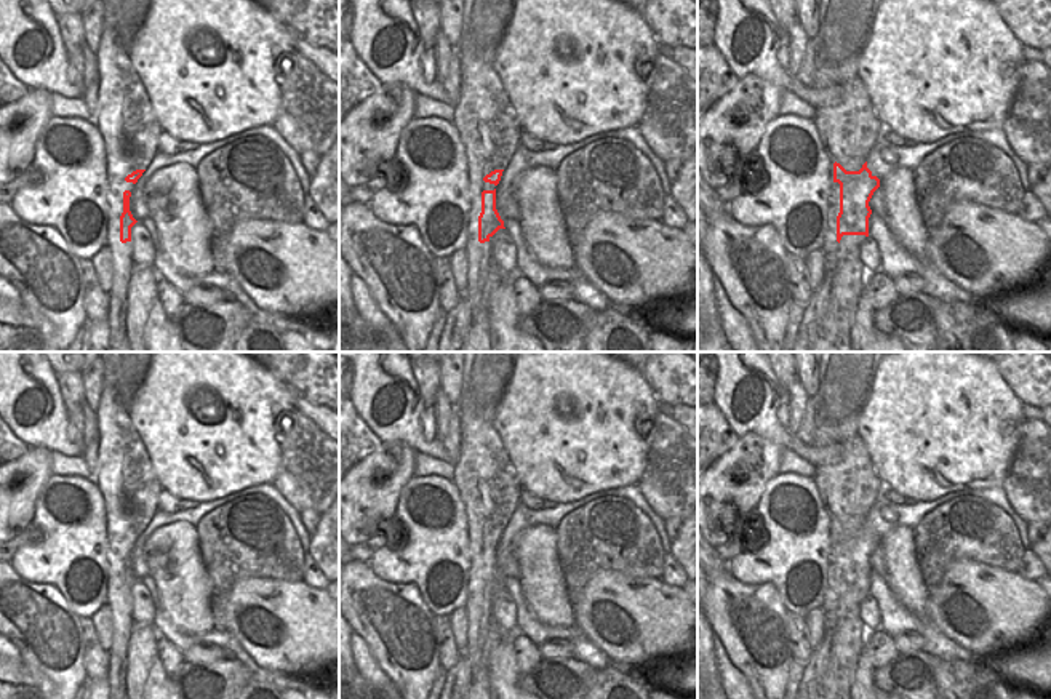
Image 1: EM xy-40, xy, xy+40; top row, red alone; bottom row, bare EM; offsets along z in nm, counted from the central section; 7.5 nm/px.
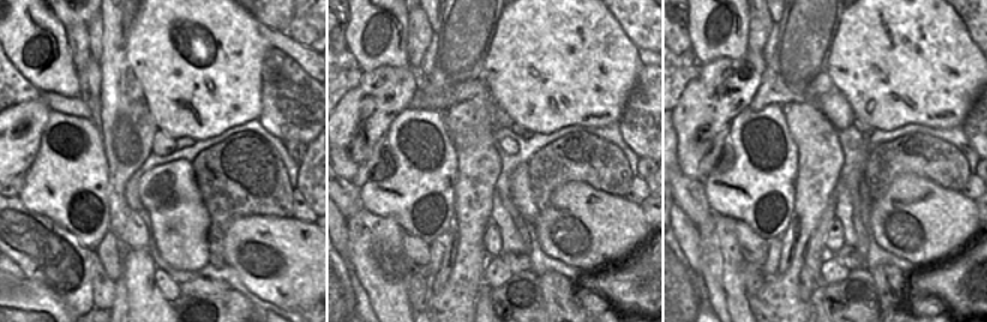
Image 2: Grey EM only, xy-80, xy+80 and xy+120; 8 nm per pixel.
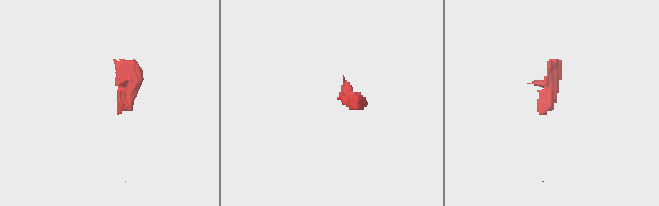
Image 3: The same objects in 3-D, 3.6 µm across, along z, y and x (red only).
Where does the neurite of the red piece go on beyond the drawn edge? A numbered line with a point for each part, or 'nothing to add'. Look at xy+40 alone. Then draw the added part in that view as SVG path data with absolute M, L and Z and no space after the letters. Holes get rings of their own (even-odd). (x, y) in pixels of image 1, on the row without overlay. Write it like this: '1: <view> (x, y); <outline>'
1: xy+40 (848, 642); M843 593L835 611L825 672L808 685L808 699L849 699L856 664L865 649L867 630L861 621L865 593Z

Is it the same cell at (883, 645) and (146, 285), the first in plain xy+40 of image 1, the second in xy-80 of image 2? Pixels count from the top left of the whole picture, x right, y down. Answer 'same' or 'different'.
different

